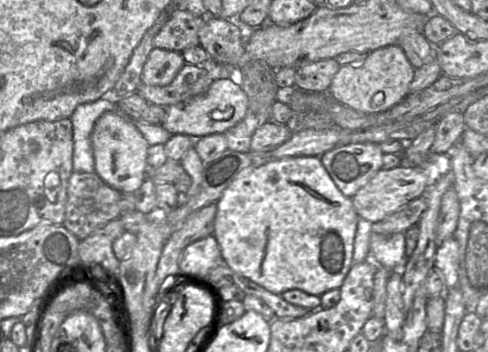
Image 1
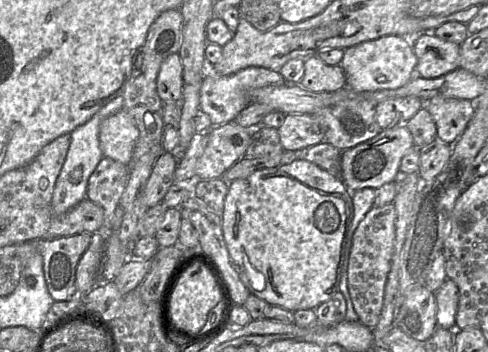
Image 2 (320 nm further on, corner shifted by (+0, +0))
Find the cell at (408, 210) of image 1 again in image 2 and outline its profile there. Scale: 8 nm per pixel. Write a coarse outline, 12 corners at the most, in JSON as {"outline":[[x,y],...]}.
{"outline":[[392,203],[352,237],[348,292],[359,321],[380,318],[395,242]]}

